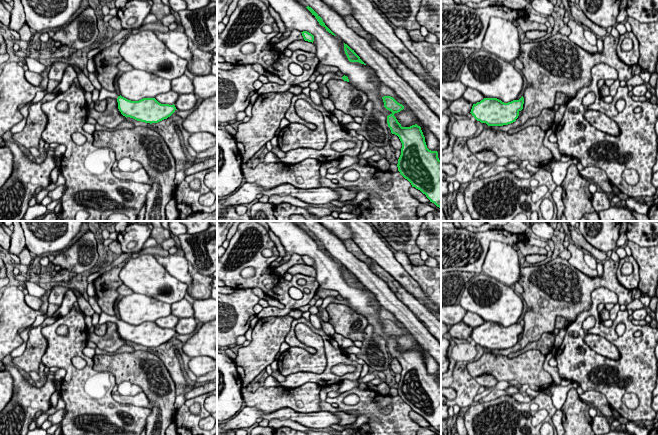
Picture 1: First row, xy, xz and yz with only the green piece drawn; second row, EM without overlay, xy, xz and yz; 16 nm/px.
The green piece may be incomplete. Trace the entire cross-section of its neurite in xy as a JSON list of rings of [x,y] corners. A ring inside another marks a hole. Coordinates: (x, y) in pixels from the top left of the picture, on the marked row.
[[[102,88],[98,100],[116,99],[118,109],[123,116],[145,123],[158,123],[170,117],[177,109],[175,105],[161,104],[155,98],[143,98],[139,101],[128,100],[116,92]]]

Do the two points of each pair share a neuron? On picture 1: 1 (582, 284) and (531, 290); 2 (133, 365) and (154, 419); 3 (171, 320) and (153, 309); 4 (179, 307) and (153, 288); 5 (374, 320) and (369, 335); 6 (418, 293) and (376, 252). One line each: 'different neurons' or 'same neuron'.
1: same neuron
2: same neuron
3: different neurons
4: different neurons
5: different neurons
6: same neuron

